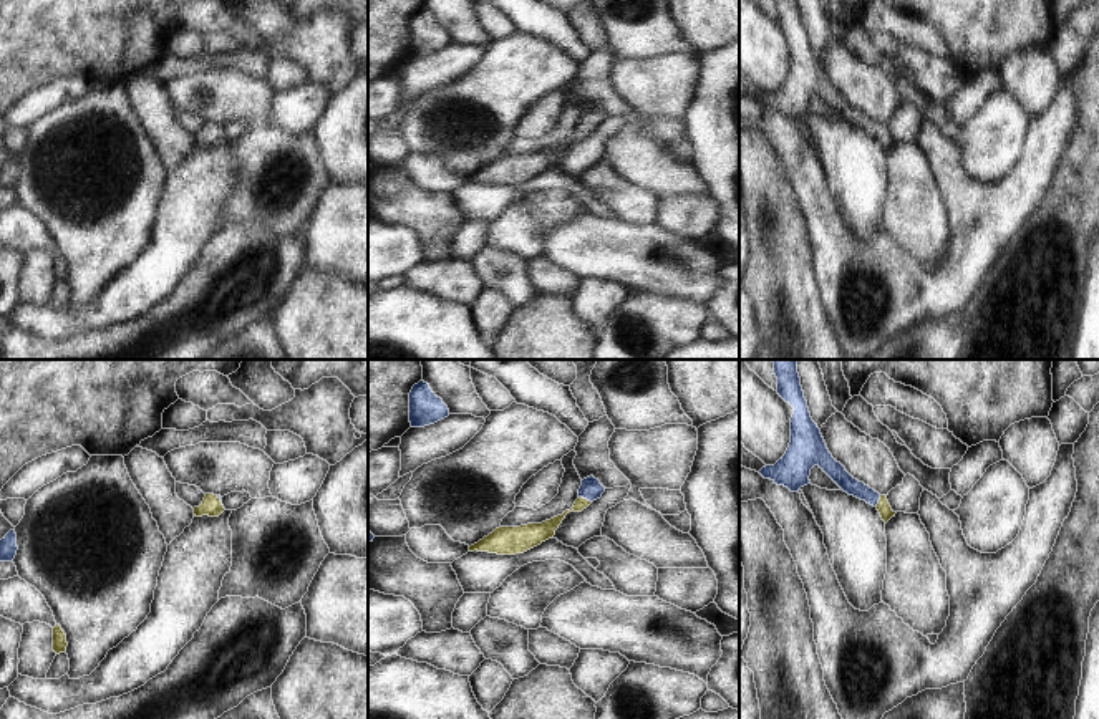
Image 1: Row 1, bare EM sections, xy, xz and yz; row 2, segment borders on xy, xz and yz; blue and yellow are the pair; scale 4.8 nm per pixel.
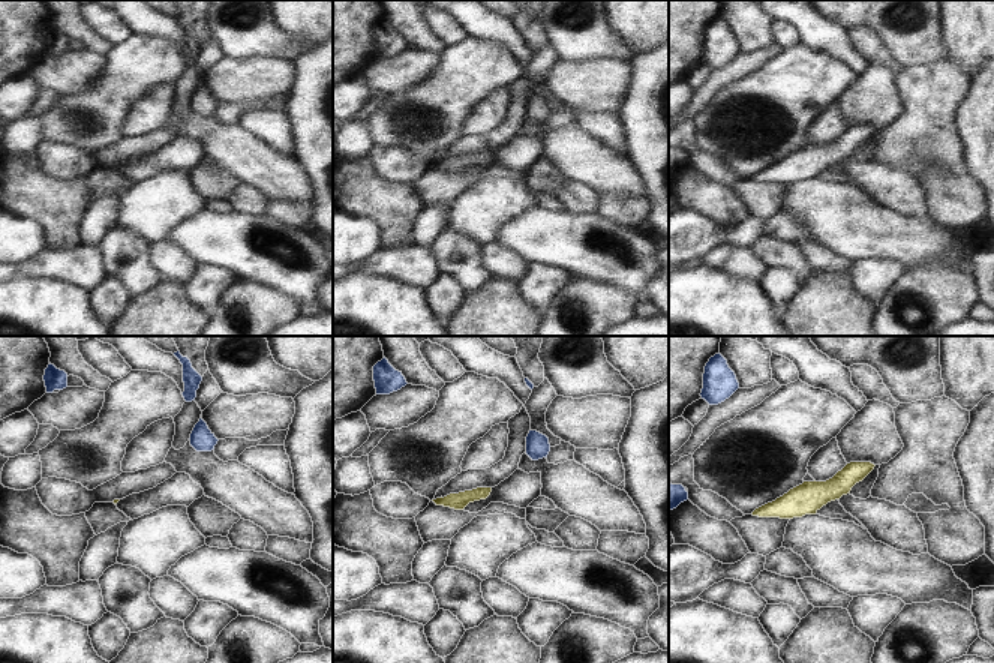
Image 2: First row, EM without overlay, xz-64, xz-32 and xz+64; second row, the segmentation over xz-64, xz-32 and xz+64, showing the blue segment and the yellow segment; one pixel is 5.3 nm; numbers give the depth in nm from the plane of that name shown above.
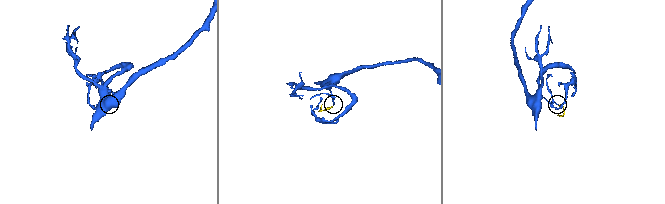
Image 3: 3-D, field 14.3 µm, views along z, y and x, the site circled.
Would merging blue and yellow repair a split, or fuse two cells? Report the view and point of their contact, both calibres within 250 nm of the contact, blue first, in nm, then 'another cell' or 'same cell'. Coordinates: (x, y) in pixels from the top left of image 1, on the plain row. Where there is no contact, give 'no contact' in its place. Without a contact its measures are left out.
meets blue in xz at (585, 126); 110 nm thick on the blue side, 90 nm on the other; same cell

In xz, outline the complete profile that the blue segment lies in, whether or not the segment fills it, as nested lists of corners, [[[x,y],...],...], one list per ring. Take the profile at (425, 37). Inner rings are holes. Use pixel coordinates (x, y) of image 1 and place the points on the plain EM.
[[[419,10],[409,22],[411,56],[424,56],[449,45],[448,35],[438,27],[428,12]]]

